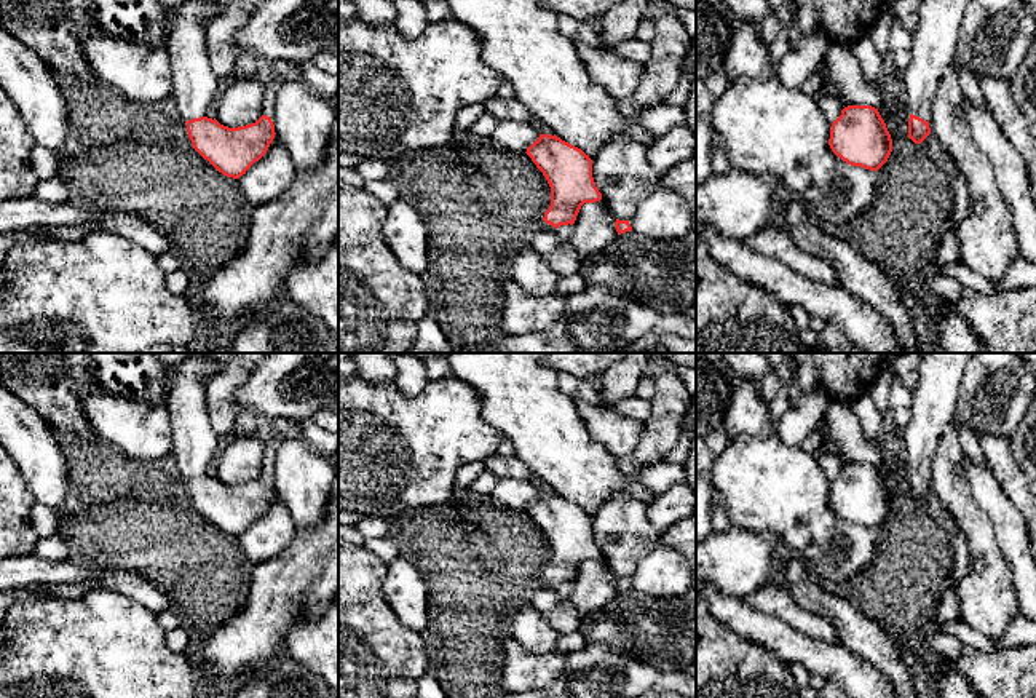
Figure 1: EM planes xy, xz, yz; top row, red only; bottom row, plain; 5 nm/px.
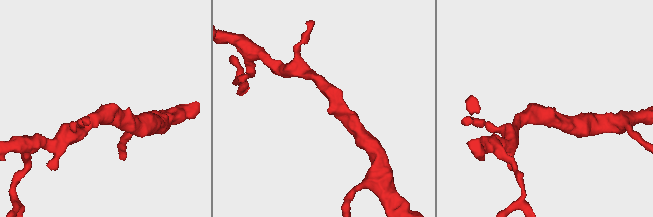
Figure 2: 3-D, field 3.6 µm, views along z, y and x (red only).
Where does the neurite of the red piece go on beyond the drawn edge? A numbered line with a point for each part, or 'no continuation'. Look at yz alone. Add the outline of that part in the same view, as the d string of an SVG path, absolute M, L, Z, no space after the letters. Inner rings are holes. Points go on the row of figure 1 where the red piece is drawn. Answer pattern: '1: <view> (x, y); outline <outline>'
1: yz (934, 42); outline M921 0L913 32L911 62L900 73L908 109L931 120L934 97L945 69L955 61L967 0Z

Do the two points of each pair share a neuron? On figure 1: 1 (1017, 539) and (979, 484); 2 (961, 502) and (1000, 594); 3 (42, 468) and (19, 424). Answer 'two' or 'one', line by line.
1: one
2: one
3: one

